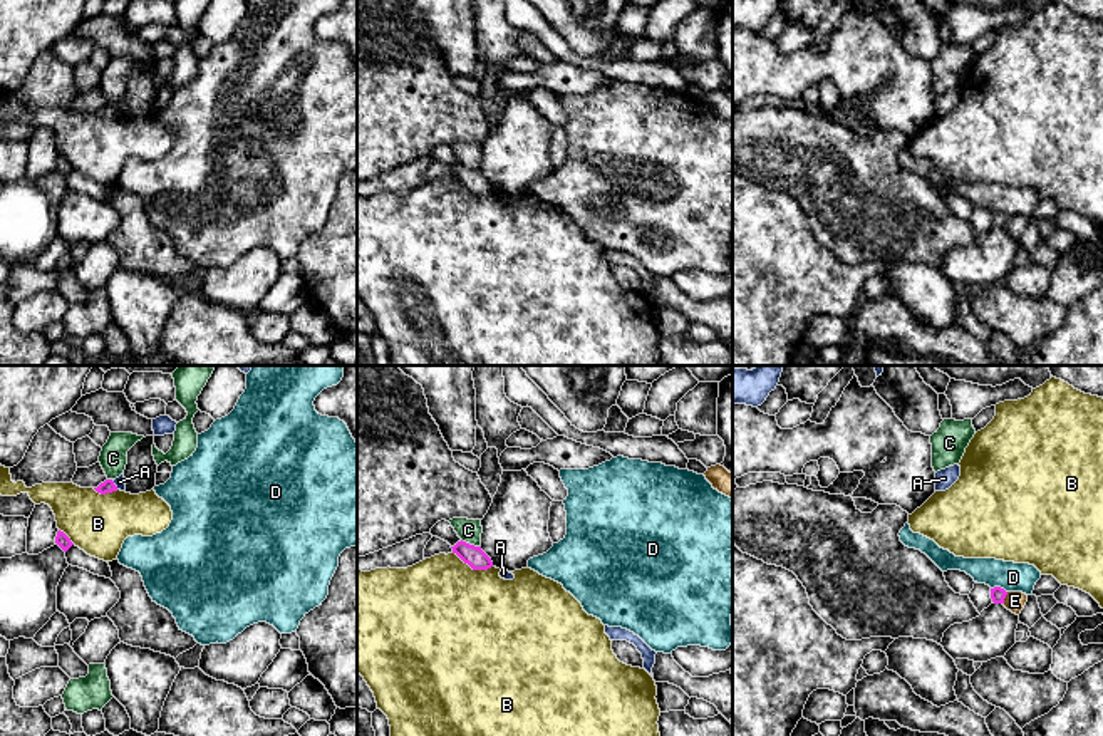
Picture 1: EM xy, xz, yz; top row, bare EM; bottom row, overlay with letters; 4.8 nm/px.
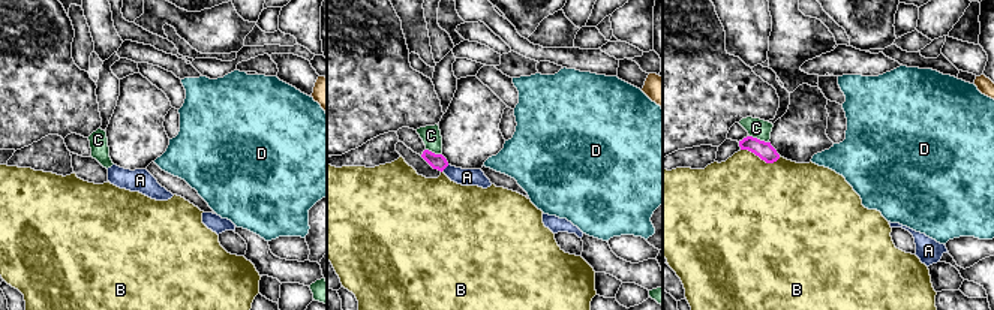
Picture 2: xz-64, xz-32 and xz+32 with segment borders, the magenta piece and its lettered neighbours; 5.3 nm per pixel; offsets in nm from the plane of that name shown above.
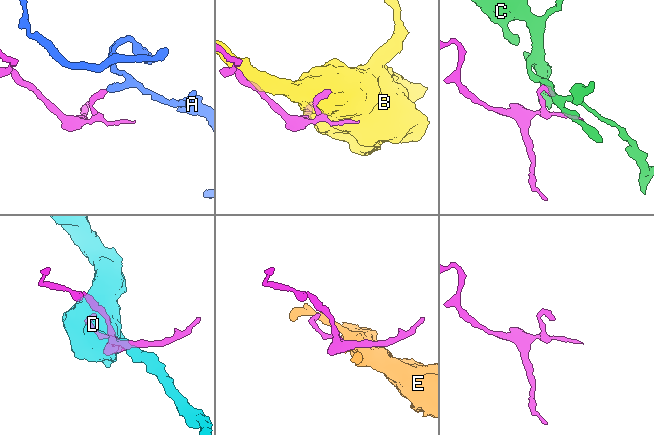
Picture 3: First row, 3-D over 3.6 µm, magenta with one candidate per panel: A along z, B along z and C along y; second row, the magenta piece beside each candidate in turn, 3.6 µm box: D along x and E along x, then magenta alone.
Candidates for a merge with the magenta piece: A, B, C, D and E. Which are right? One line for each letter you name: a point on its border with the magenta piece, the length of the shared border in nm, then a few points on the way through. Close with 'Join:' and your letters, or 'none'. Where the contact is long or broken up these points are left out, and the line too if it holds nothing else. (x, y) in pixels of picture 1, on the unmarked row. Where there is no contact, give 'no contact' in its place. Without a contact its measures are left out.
Join: none

